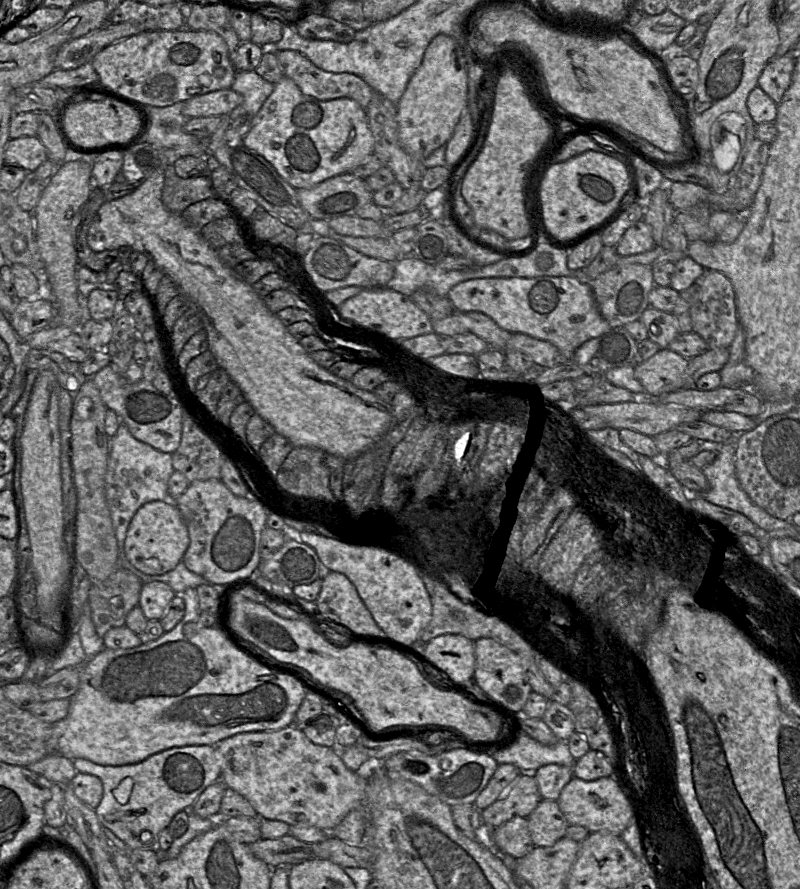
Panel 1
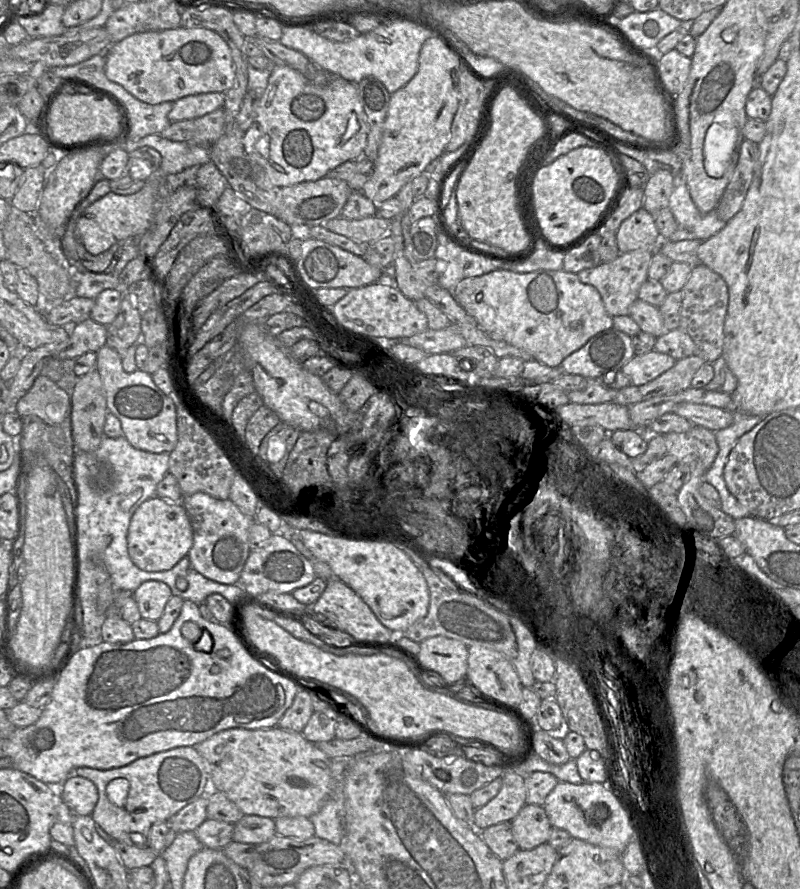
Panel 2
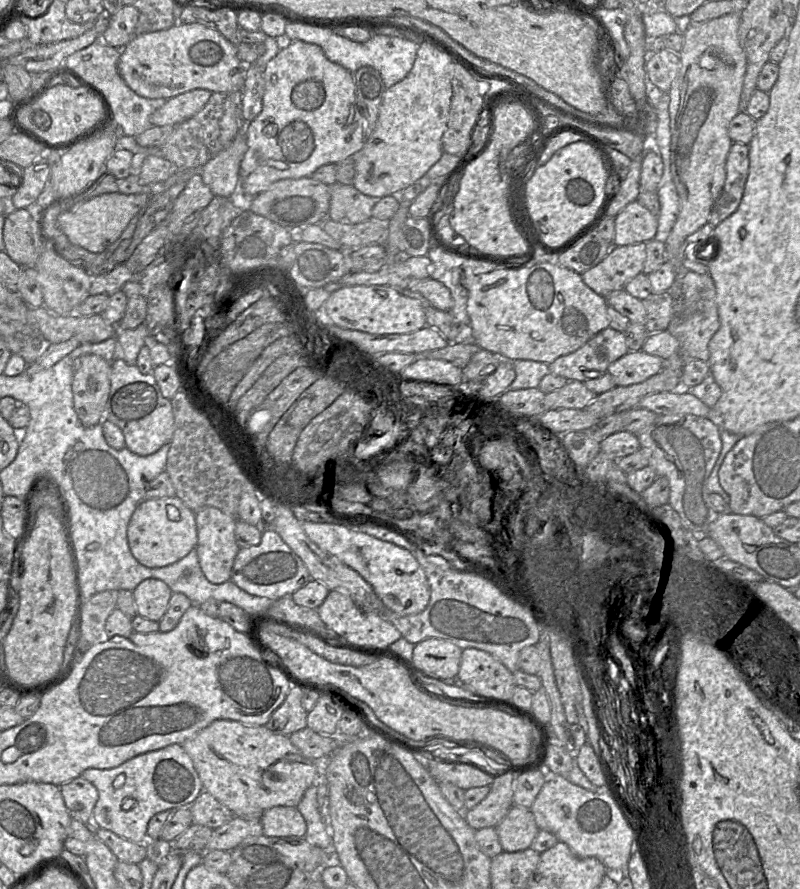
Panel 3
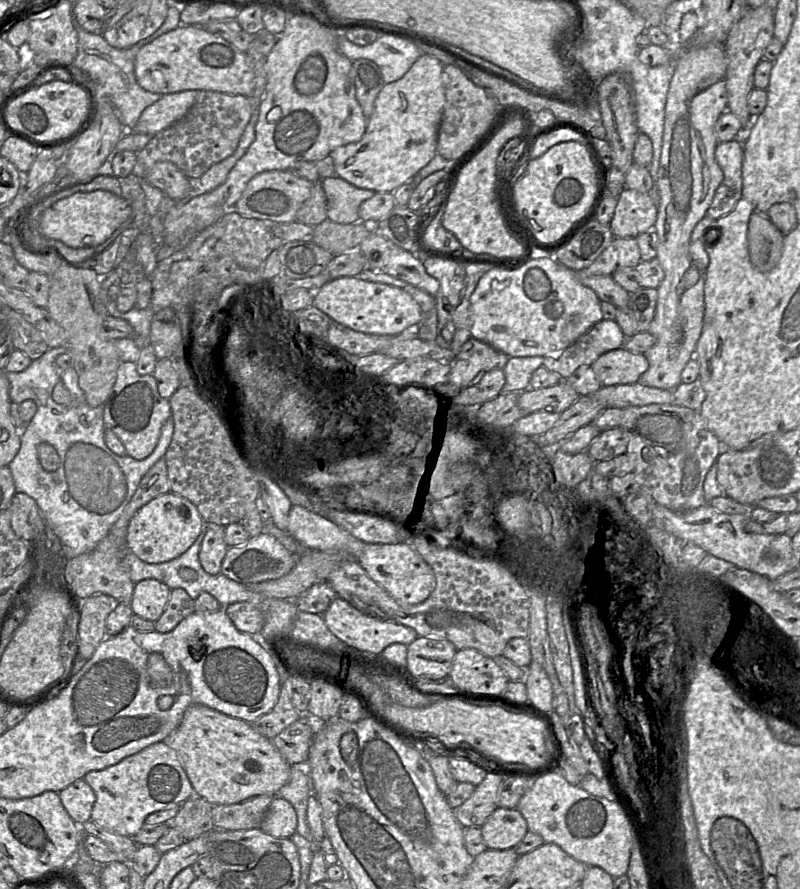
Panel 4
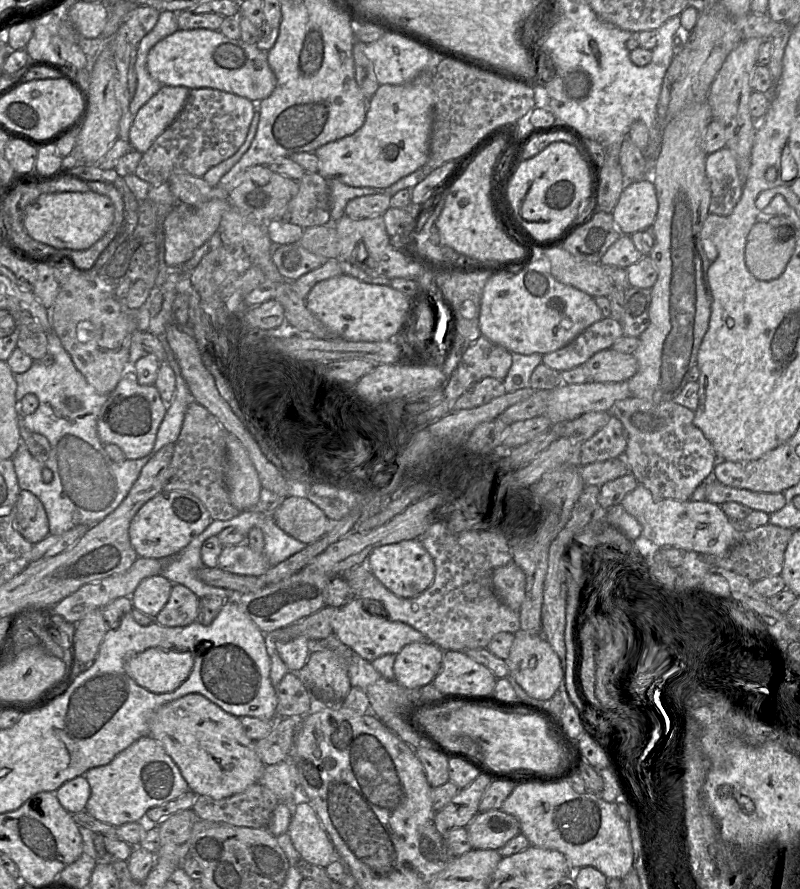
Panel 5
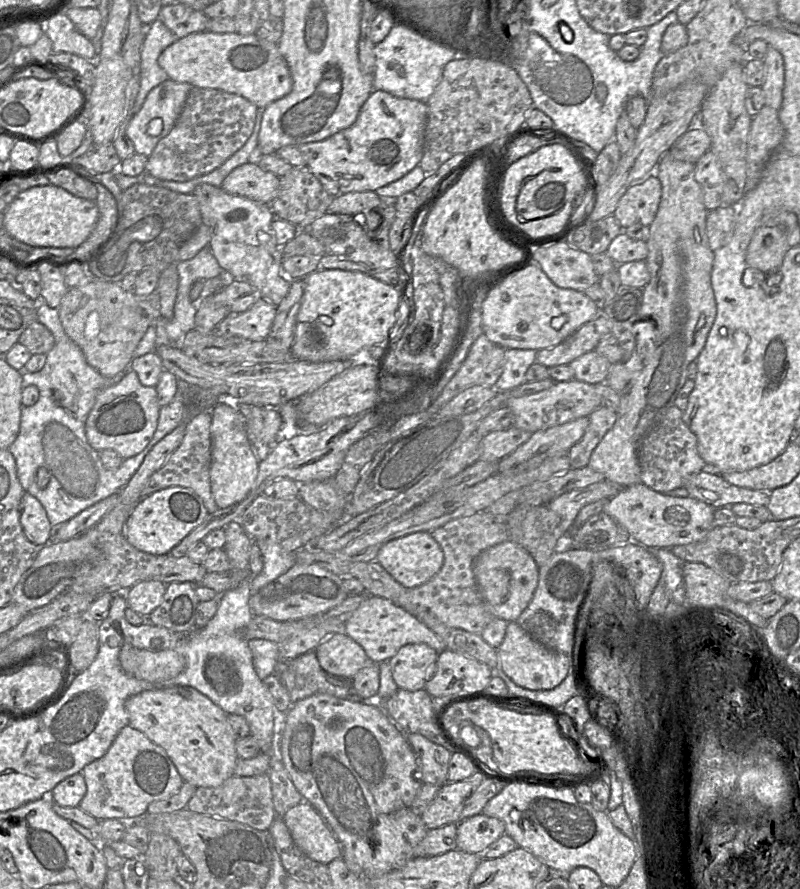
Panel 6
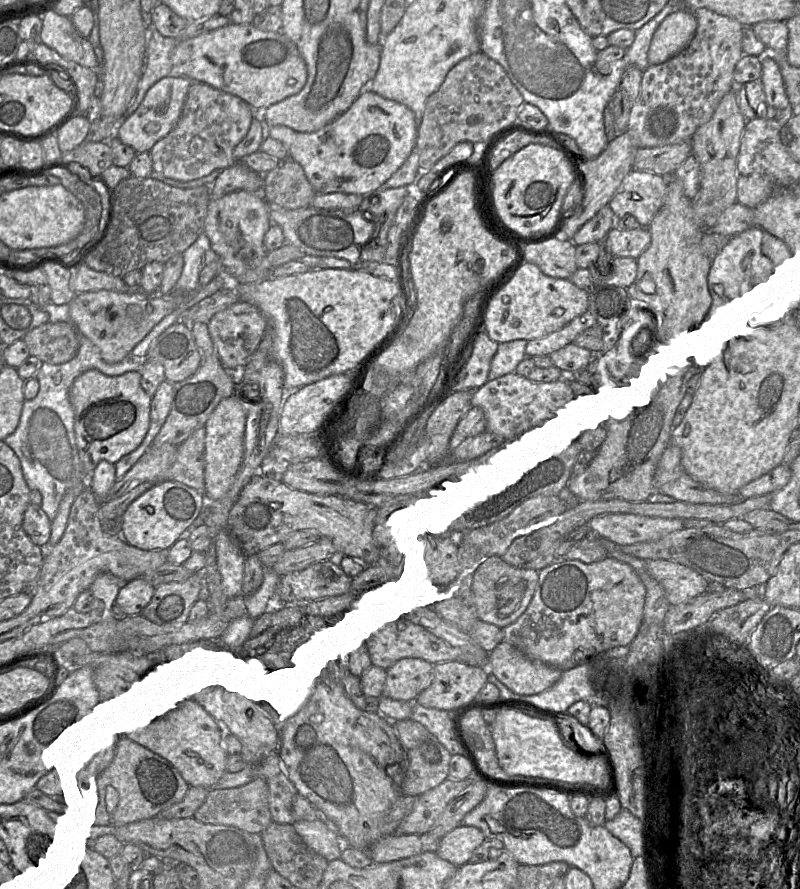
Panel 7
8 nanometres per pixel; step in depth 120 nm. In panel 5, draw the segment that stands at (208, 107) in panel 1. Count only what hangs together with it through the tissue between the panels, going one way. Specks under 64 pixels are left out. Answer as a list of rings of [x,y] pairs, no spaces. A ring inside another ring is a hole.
[[[163,85],[137,112],[129,142],[132,149],[145,153],[181,112],[190,90],[185,86]]]

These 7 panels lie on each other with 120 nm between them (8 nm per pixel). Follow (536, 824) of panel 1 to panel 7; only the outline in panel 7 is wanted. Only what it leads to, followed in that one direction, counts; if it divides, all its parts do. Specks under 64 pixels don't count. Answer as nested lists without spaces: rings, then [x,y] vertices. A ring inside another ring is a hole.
[[[460,824],[440,839],[438,856],[459,867],[470,861],[474,850],[486,839],[474,826]]]

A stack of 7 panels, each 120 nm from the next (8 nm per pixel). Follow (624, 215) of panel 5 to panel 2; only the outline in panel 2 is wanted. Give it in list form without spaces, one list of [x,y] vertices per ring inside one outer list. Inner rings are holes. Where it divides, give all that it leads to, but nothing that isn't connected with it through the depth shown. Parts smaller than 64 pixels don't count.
[[[643,207],[625,219],[616,232],[620,254],[642,248],[656,248],[661,236],[656,227],[654,215]]]

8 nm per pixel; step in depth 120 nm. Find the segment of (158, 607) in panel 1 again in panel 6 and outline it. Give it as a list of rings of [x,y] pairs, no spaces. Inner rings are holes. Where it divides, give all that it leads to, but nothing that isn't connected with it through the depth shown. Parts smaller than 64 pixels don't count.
[[[156,580],[142,581],[125,592],[128,607],[143,617],[148,617],[161,604],[166,584]]]

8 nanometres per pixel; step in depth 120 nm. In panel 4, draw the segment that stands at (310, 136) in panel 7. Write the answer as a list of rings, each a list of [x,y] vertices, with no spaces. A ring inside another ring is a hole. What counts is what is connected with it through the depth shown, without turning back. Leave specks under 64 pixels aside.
[[[422,54],[402,78],[385,84],[379,92],[371,116],[367,120],[362,139],[334,149],[329,155],[334,161],[336,174],[352,185],[375,192],[392,192],[413,177],[437,154],[438,130],[445,105],[442,81],[443,64],[428,54]]]

